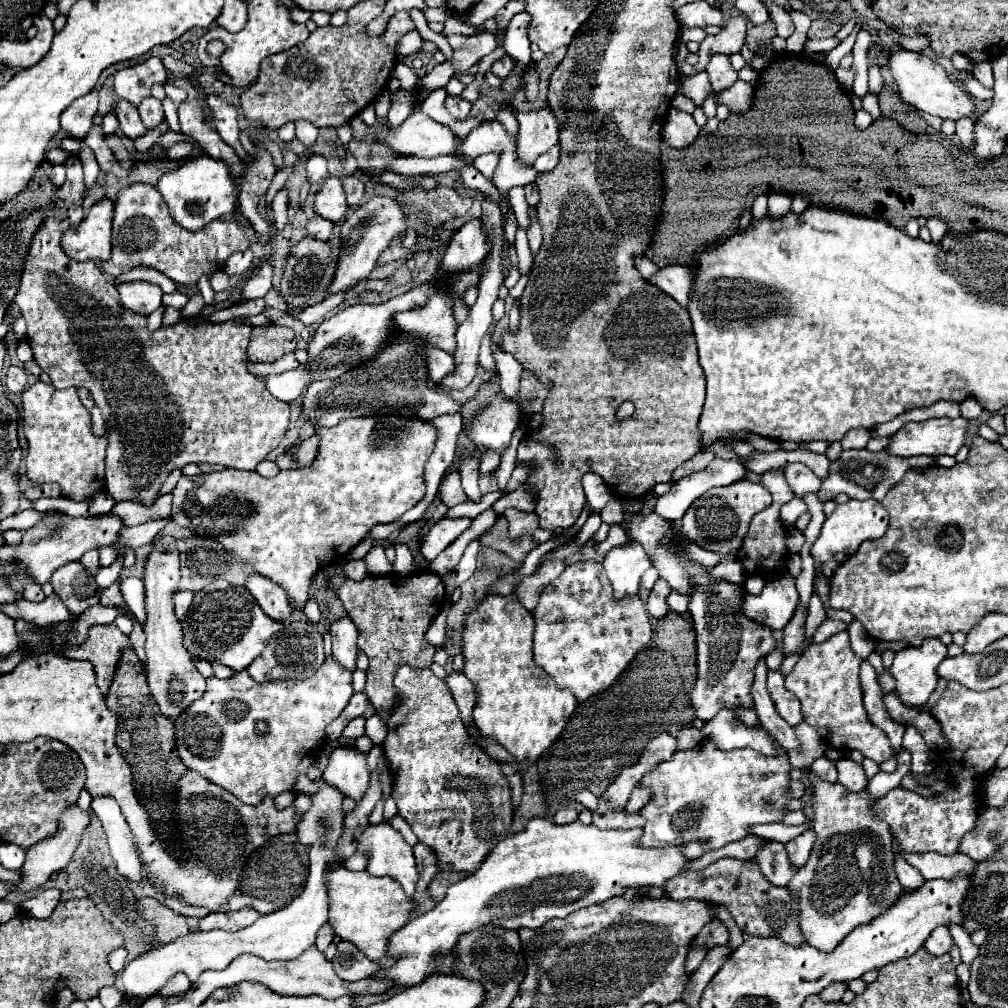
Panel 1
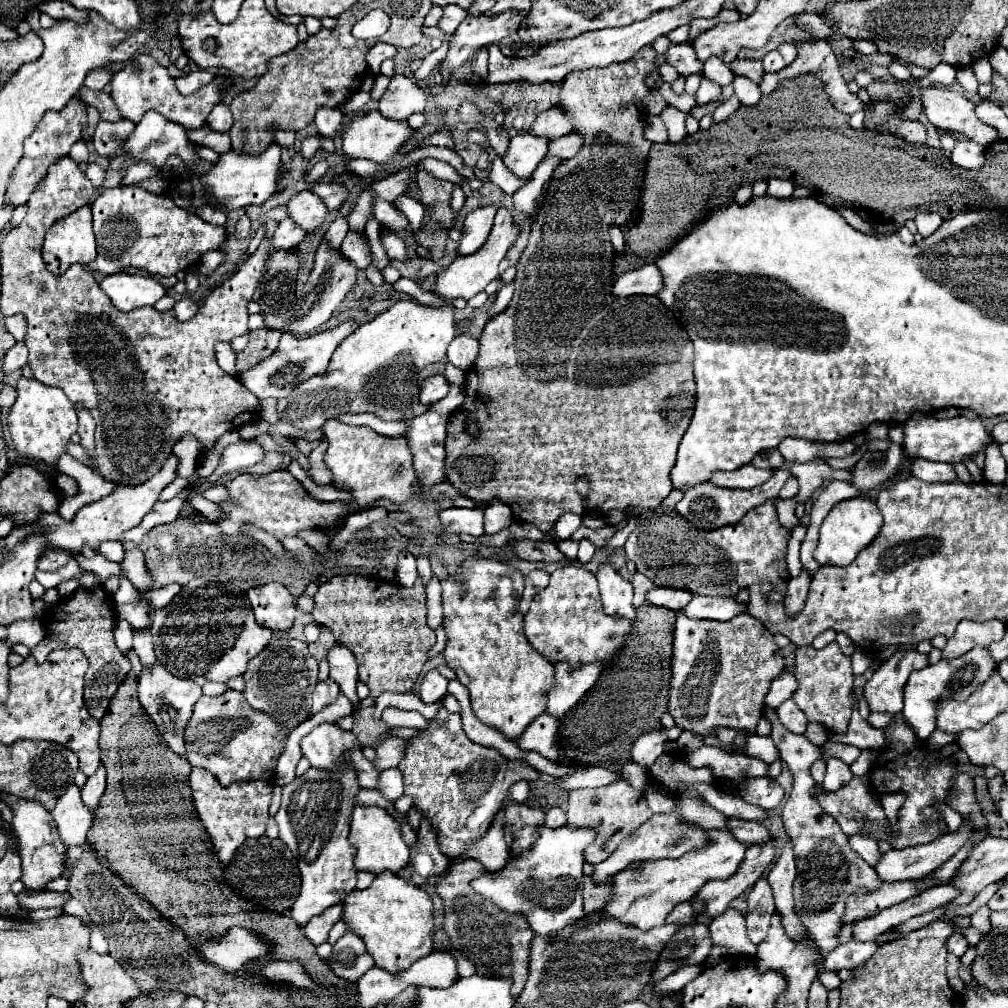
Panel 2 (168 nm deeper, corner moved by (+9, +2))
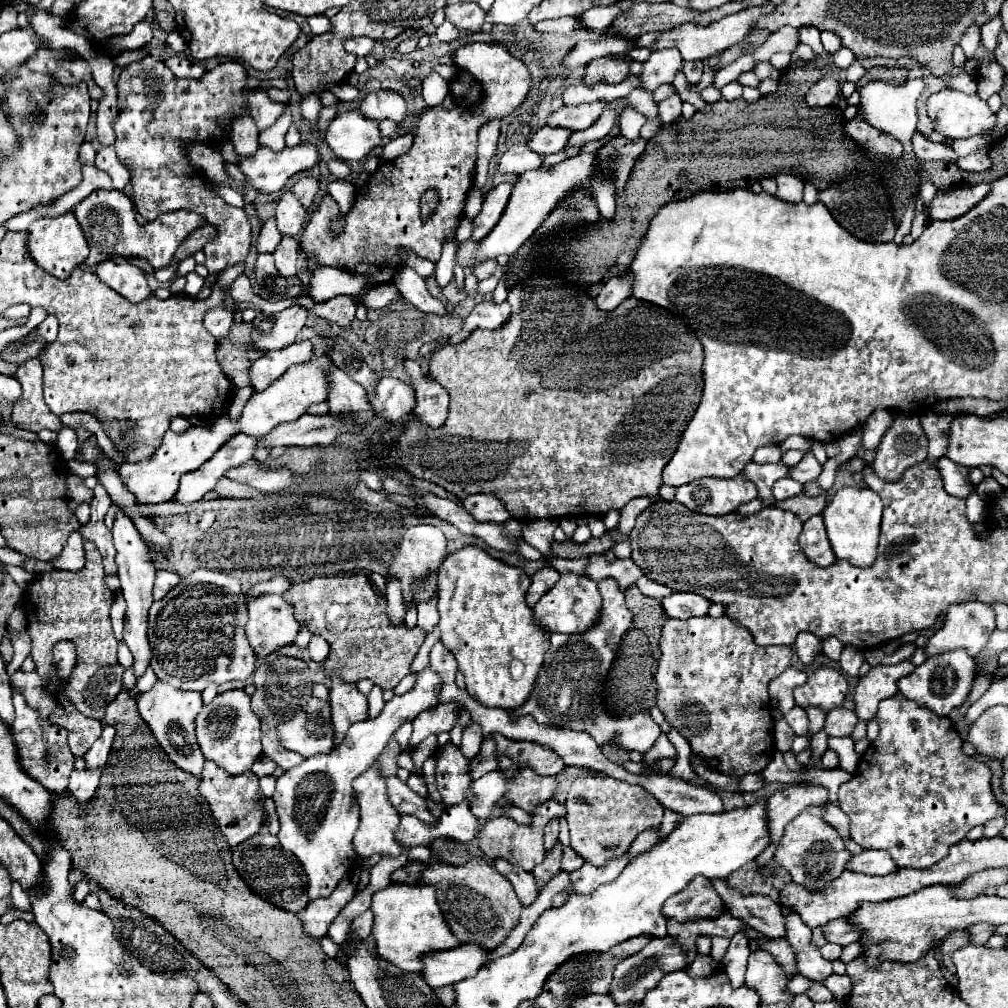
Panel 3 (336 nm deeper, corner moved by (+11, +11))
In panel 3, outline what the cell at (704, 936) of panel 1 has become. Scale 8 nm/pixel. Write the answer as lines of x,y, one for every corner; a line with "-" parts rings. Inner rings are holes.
653,937
639,953
623,959
615,971
613,971
613,981
609,987
609,995
613,997
613,1001
617,1005
627,1005
627,1003
641,1003
645,993
651,991
653,987
657,987
657,983
667,975
673,973
677,969
685,969
687,965
687,957
683,953
683,949
675,943
675,939
671,937

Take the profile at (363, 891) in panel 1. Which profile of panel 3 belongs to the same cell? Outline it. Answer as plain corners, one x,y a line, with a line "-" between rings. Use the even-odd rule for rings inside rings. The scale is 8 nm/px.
389,885
373,895
371,911
375,913
373,937
377,941
377,953
381,959
405,969
421,971
421,957
431,951
453,949
461,941
451,933
439,905
435,899
435,889
431,885

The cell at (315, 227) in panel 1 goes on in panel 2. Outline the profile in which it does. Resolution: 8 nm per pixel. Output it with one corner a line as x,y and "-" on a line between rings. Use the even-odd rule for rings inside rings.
285,218
283,222
279,222
275,234
273,234
273,248
281,250
281,248
293,248
299,246
305,240
307,232
297,226
291,218

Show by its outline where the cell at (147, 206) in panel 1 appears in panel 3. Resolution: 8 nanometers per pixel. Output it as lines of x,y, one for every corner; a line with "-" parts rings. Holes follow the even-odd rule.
95,191
87,199
83,199
79,205
73,207
73,215
77,217
85,239
89,243
89,257
85,265
95,267
103,261
107,261
113,255
123,255
123,257
143,257
147,259
155,269
165,267
173,253
177,251
179,243
197,227
205,225
201,217
189,211
171,211
163,213
155,221
149,221
145,225
139,225
135,221
135,209
131,205
131,199
125,193
117,191

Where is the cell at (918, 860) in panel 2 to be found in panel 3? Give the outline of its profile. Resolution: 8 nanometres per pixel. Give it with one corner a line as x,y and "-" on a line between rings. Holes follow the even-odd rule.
863,851
861,855
853,855
847,861
849,871
859,871
859,873
869,873
869,875
885,875
893,873
897,865
893,865
893,859
885,851

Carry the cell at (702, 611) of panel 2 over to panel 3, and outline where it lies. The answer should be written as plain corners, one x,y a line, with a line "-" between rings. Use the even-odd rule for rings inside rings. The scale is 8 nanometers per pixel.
671,593
661,599
661,607
667,617
673,619
689,619
689,617
705,617
709,609
709,601
697,593

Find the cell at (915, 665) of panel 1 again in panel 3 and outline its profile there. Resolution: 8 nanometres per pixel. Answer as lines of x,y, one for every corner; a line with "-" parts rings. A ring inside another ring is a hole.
903,661
899,665
879,665
871,667
871,671
859,679
853,701
855,701
855,713
861,721
869,721
877,715
877,705
883,699
889,699
897,693
897,681
911,673
915,665
909,661

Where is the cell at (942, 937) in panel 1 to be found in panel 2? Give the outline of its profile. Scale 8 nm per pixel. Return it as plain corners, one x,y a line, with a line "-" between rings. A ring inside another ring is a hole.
953,932
953,934
945,940
945,948
947,948
949,952
953,952
955,956
961,956
961,954
969,948
969,944
967,944
967,940
965,940
959,932

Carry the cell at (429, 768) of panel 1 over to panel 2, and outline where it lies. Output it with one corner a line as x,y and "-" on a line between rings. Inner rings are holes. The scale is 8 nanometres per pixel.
441,706
437,716
429,720
429,726
407,740
399,770
403,772
403,794
411,796
413,808
431,822
439,850
449,860
463,856
467,846
487,834
501,800
517,780
537,778
537,772
525,762
505,760
499,750
471,742
461,728
459,714
449,712
445,706

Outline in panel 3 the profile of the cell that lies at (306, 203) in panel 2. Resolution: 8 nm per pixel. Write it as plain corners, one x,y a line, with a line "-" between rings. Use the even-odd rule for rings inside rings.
285,191
283,197
277,203
275,221
277,229
283,237
297,237
305,225
305,209
301,209
301,203
293,197
291,191

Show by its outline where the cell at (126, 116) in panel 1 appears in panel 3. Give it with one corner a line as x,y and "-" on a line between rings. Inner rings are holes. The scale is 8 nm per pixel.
37,37
37,51
27,59
27,65
33,71
53,73
63,85
77,85
79,81
85,81
89,85
91,99
101,99
103,93
97,85
93,85
93,79
89,77
89,65
73,55
69,49
49,49
45,39

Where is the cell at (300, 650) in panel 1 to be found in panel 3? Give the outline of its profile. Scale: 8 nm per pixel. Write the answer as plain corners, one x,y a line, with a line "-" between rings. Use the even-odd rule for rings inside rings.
269,657
269,661
261,661
255,675
251,677
251,683
255,685
255,695
251,697
251,709
261,719
261,731
263,731
263,753
273,759
283,771
289,771
295,765
301,765
305,758
297,753
287,751
277,741
277,725
281,721
289,721
293,713
301,705
305,705
311,699
311,671
305,661
293,659
293,657

